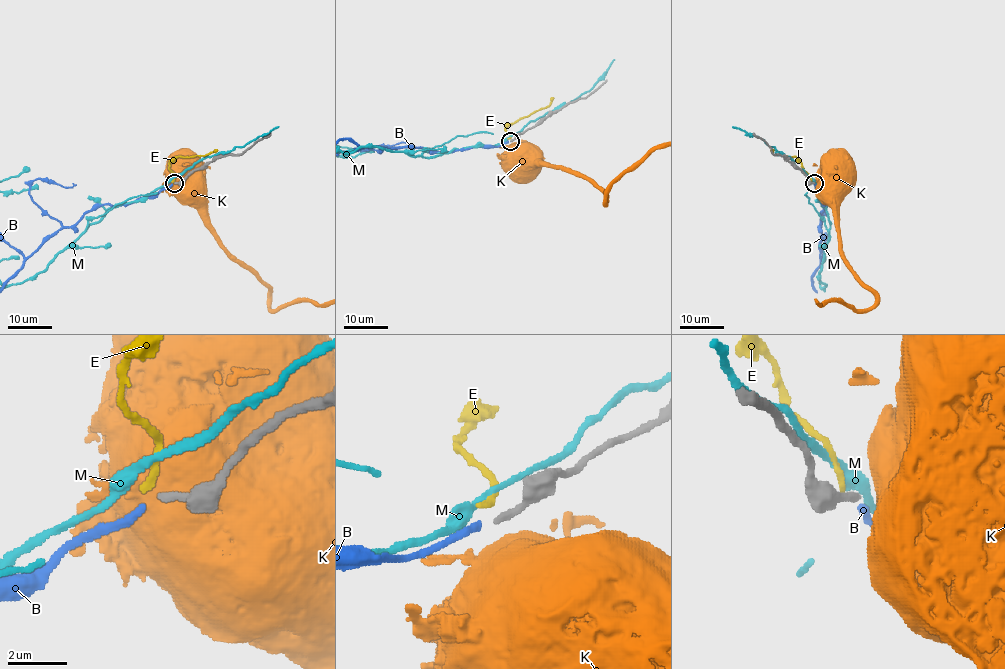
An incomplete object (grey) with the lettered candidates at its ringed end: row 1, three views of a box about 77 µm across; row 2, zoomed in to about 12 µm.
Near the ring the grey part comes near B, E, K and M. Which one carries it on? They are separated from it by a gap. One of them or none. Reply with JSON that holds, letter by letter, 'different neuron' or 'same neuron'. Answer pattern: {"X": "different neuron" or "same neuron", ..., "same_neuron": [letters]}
{"B": "same neuron", "E": "different neuron", "K": "different neuron", "M": "different neuron", "same_neuron": ["B"]}

